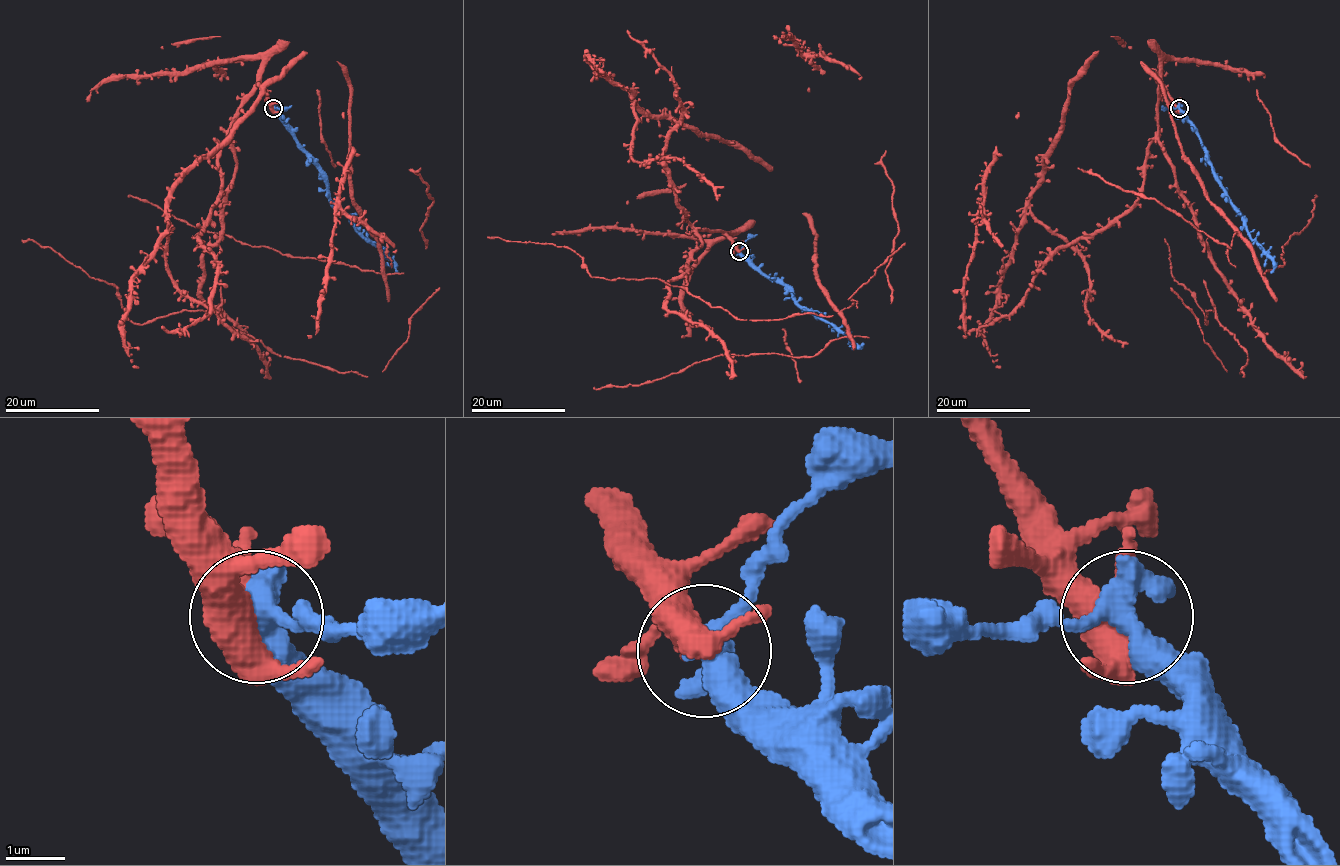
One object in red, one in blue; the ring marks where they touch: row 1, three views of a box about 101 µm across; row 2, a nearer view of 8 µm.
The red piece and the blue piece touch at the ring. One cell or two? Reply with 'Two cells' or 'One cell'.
One cell

